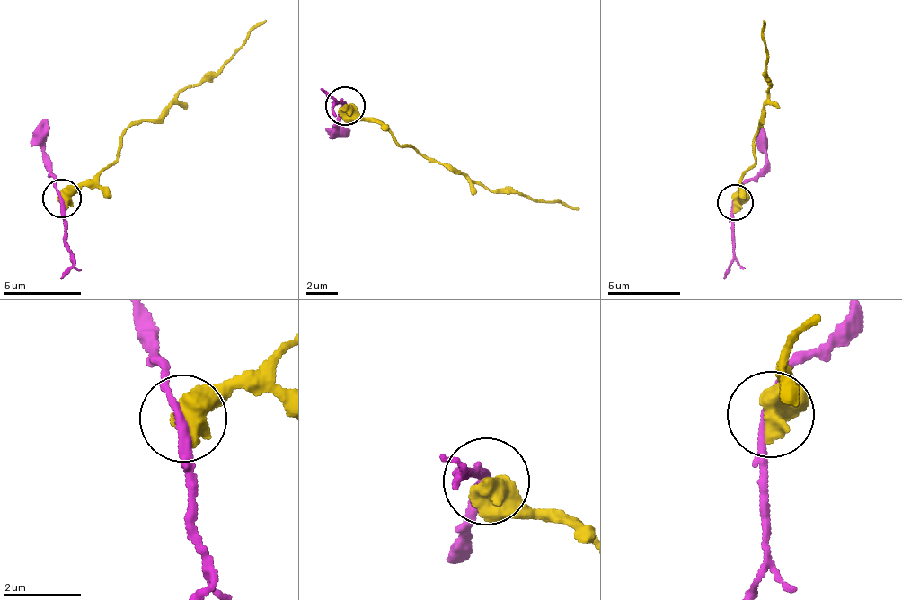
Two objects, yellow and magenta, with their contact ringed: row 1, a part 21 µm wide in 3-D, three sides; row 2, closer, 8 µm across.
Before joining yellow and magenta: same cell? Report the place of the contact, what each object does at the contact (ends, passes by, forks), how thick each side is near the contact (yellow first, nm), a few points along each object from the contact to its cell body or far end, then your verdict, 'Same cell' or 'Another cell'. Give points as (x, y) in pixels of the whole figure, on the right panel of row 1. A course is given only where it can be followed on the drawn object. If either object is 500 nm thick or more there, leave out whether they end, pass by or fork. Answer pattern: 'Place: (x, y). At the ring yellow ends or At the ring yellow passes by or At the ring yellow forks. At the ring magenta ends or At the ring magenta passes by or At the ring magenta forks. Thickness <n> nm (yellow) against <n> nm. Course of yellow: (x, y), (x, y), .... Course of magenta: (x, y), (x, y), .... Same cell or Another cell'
Place: (735, 202). Thickness 750 nm (yellow) against 200 nm. Course of yellow: (736, 201), (738, 185), (754, 162), (753, 140), (770, 84), (764, 73), (763, 19). Course of magenta: (732, 201), (764, 166), (760, 127). Another cell

